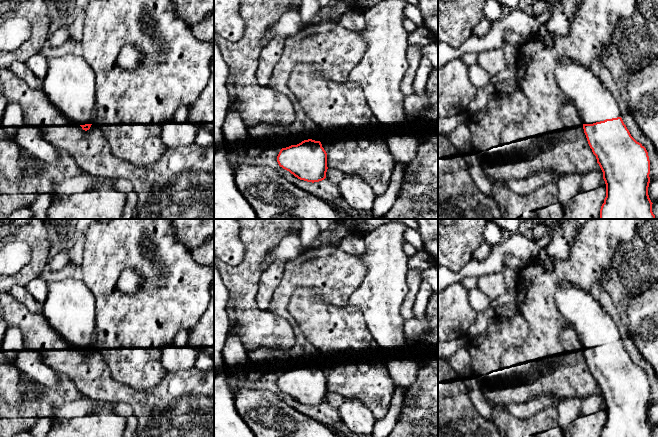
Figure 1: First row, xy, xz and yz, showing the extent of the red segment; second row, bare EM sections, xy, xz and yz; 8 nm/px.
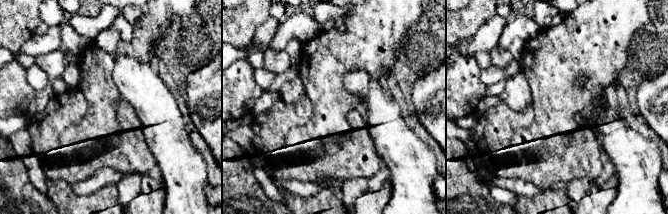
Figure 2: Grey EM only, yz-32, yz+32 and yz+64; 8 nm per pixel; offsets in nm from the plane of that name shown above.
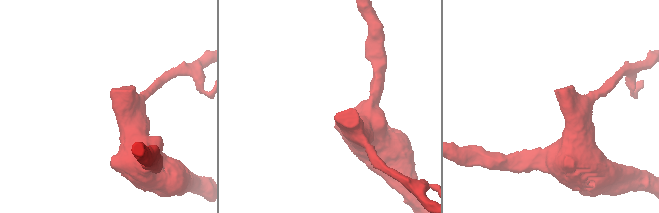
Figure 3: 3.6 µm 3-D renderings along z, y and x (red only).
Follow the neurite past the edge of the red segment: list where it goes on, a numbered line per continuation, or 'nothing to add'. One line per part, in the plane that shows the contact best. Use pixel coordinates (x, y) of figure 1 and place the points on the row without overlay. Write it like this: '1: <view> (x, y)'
1: yz (581, 309)

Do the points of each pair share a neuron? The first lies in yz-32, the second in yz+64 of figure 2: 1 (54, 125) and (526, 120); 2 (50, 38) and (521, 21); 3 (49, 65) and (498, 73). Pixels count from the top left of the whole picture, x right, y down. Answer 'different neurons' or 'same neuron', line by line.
1: same neuron
2: same neuron
3: different neurons

